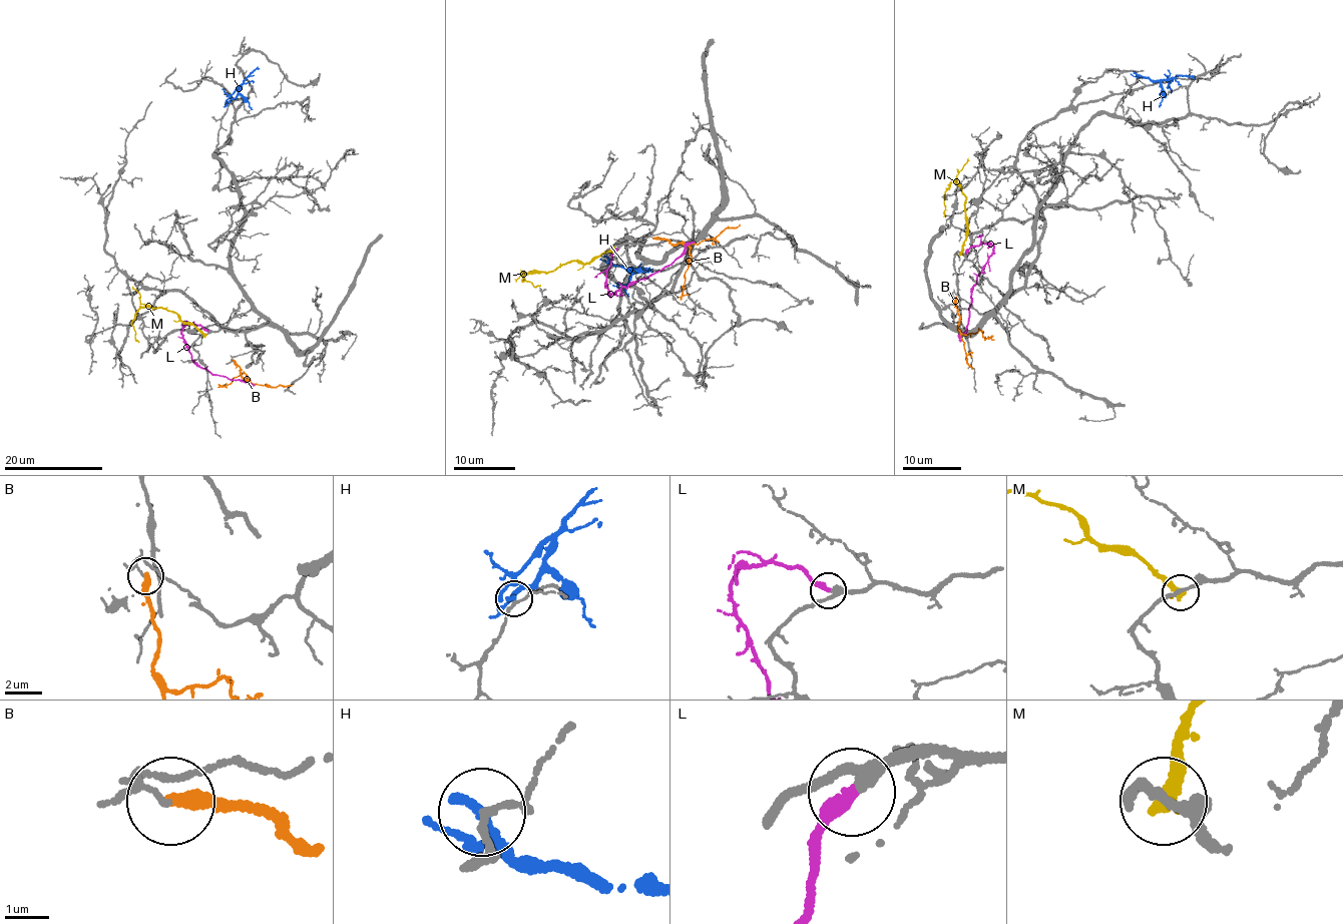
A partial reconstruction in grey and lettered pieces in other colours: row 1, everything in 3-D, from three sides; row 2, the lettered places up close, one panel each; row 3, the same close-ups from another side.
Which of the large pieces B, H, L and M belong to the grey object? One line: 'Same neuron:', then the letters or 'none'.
Same neuron: L

